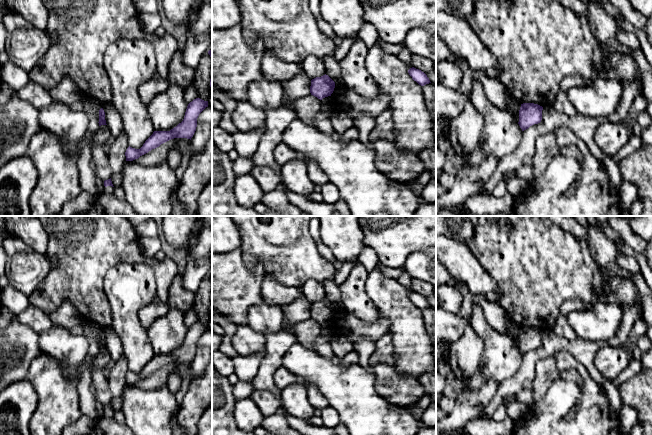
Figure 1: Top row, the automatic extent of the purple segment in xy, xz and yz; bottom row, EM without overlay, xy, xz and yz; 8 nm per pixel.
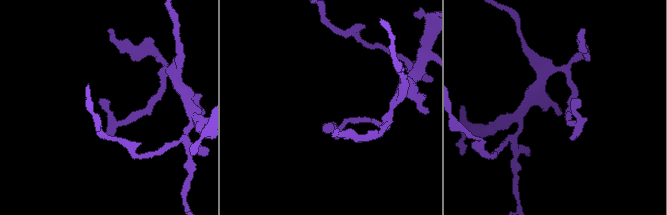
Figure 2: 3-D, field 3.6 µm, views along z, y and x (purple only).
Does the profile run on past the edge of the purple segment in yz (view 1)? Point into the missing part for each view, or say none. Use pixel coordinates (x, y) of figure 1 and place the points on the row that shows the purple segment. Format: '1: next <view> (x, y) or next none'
1: next none

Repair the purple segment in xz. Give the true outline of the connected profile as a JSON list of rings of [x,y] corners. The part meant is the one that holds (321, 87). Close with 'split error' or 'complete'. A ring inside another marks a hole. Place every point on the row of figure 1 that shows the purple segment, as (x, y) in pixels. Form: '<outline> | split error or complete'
[[[325,74],[311,80],[310,93],[311,95],[322,100],[325,97],[331,96],[334,88],[335,82]]] | complete

